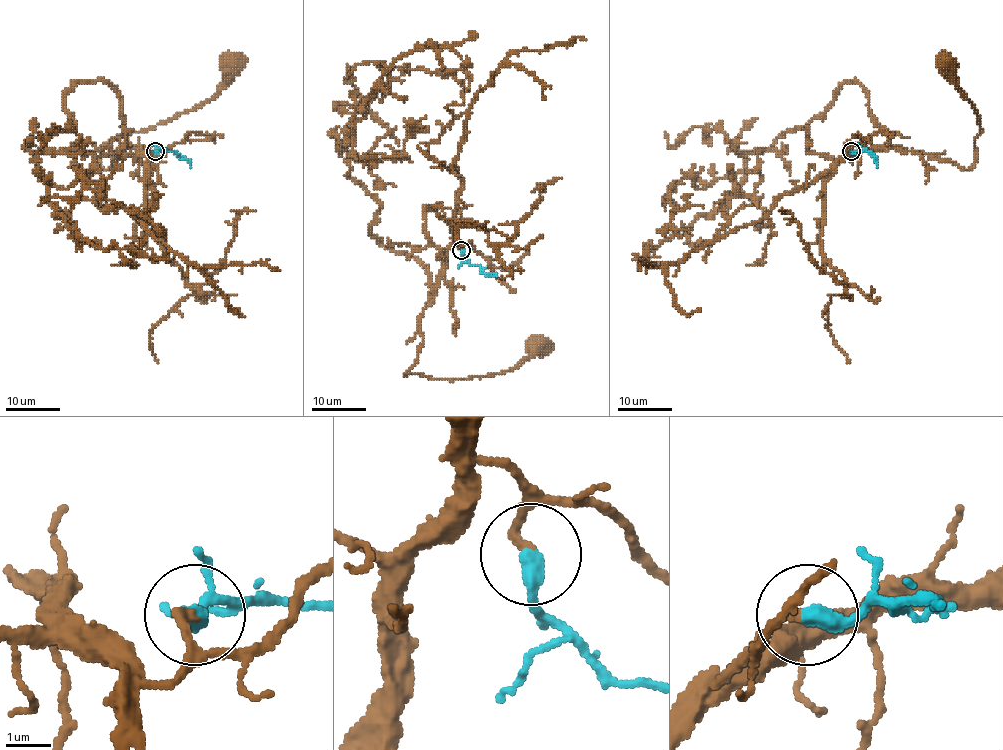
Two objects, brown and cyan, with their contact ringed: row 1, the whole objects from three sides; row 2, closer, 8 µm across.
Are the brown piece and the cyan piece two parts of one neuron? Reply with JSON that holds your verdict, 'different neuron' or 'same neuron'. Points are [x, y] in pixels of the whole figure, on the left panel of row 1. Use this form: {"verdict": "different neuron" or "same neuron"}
{"verdict": "same neuron"}

